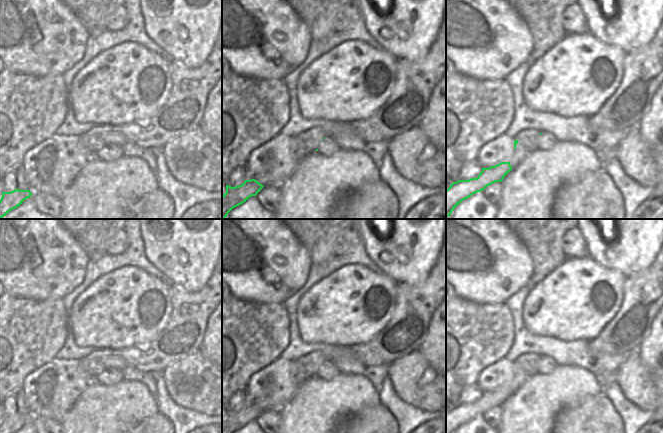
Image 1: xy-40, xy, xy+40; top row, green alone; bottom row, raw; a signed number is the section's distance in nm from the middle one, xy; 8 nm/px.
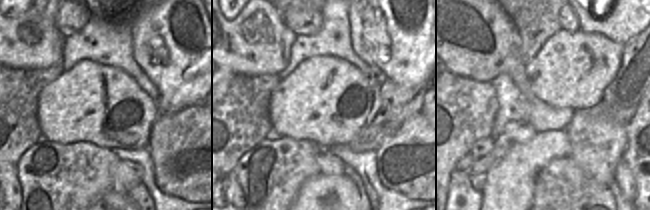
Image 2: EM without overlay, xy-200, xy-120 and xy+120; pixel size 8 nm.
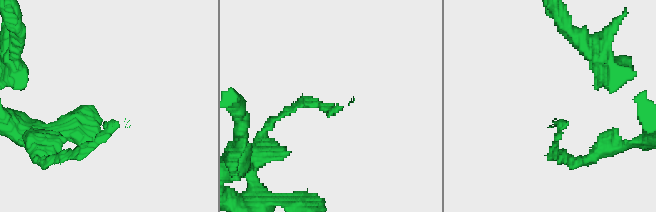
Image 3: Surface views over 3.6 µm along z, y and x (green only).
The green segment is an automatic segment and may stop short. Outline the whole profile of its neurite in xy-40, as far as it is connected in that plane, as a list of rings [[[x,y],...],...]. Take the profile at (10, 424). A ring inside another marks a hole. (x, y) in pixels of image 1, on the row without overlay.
[[[15,413],[11,416],[3,416],[0,423],[0,433],[15,433],[20,430],[32,417],[29,414]]]

